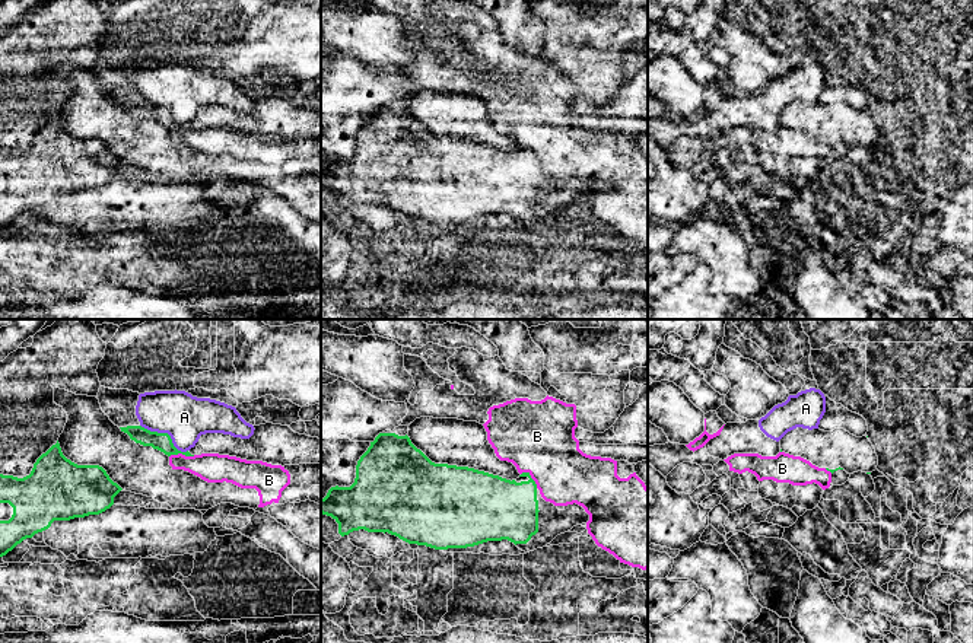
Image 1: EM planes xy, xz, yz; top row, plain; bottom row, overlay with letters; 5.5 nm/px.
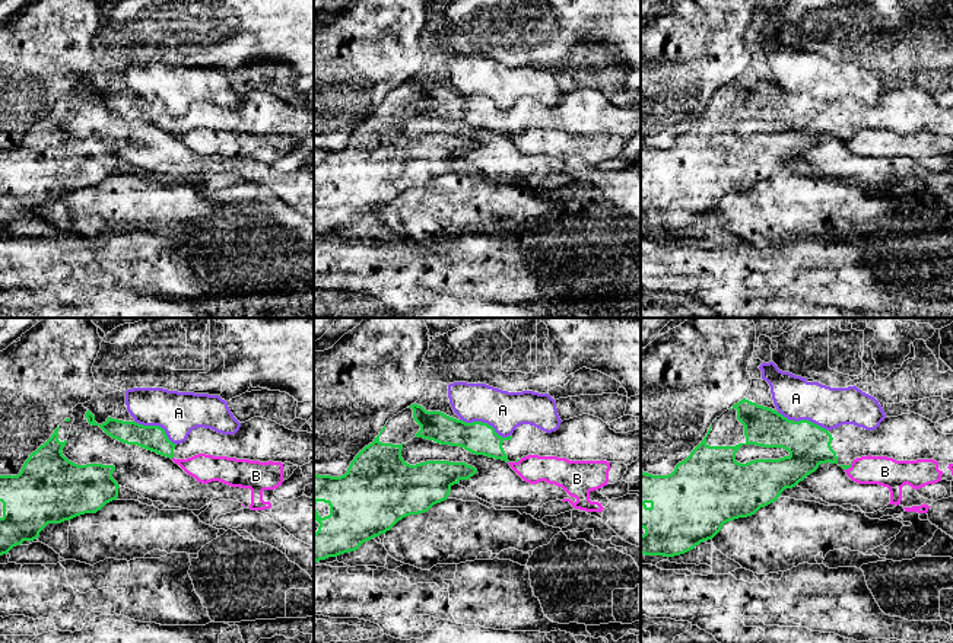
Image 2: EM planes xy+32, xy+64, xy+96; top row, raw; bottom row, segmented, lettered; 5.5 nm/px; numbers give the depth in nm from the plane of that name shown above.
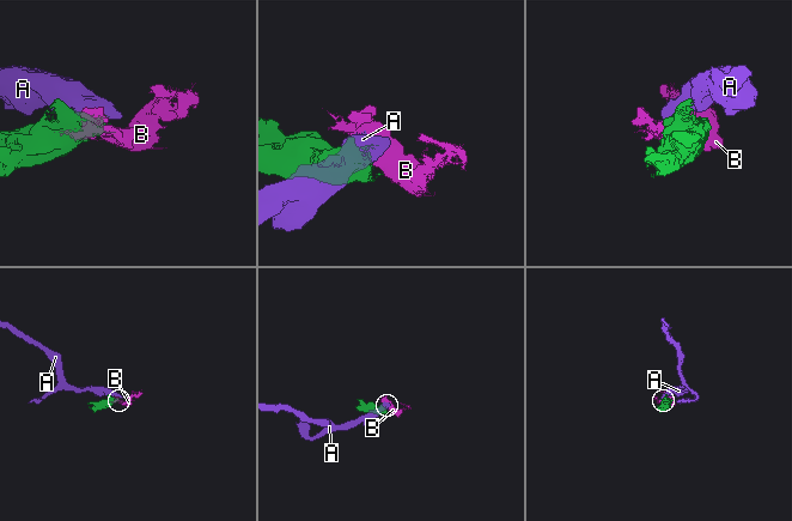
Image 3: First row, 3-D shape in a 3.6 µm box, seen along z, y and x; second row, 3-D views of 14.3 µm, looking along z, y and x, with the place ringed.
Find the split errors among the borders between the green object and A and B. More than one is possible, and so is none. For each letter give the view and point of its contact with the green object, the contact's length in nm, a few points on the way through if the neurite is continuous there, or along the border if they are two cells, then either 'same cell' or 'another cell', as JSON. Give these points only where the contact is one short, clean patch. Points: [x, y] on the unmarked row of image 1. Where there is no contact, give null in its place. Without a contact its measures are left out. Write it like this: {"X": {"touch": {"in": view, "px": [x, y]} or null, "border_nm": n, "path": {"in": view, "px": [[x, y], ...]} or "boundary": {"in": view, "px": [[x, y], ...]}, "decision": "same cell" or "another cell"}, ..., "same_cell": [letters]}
{"A": {"touch": {"in": "xy", "px": [167, 107]}, "border_nm": 300, "decision": "another cell"}, "B": {"touch": {"in": "xy", "px": [181, 126]}, "border_nm": 140, "decision": "another cell"}, "same_cell": []}

